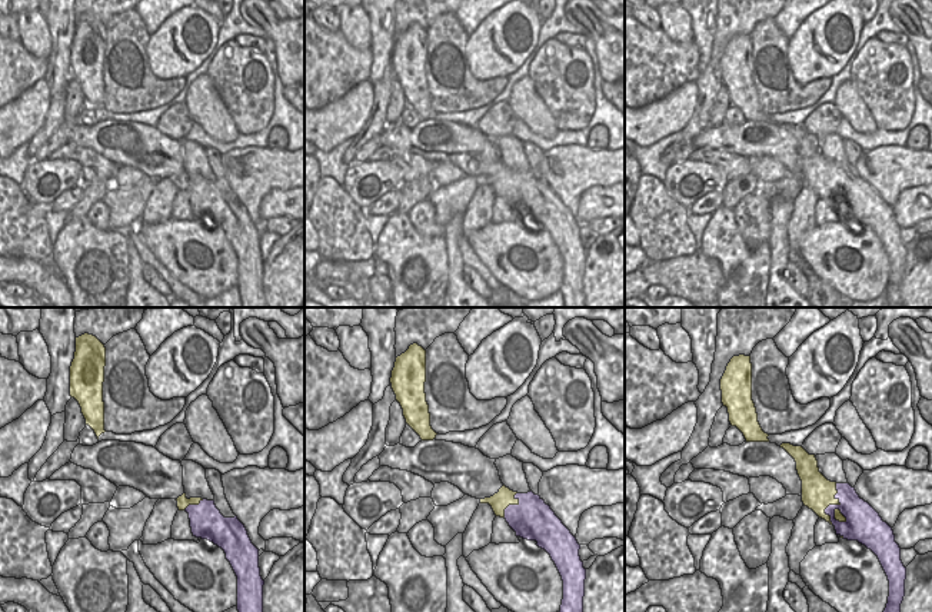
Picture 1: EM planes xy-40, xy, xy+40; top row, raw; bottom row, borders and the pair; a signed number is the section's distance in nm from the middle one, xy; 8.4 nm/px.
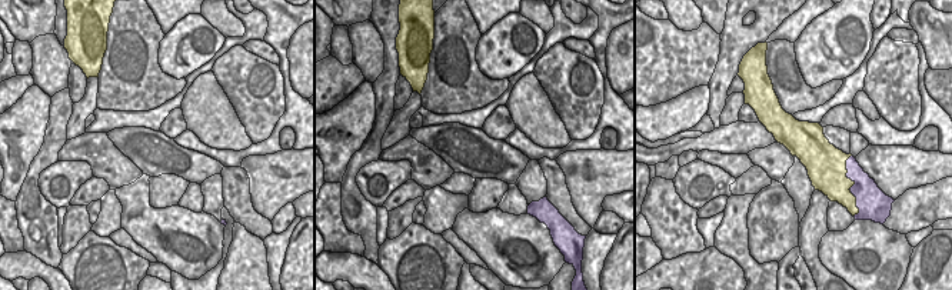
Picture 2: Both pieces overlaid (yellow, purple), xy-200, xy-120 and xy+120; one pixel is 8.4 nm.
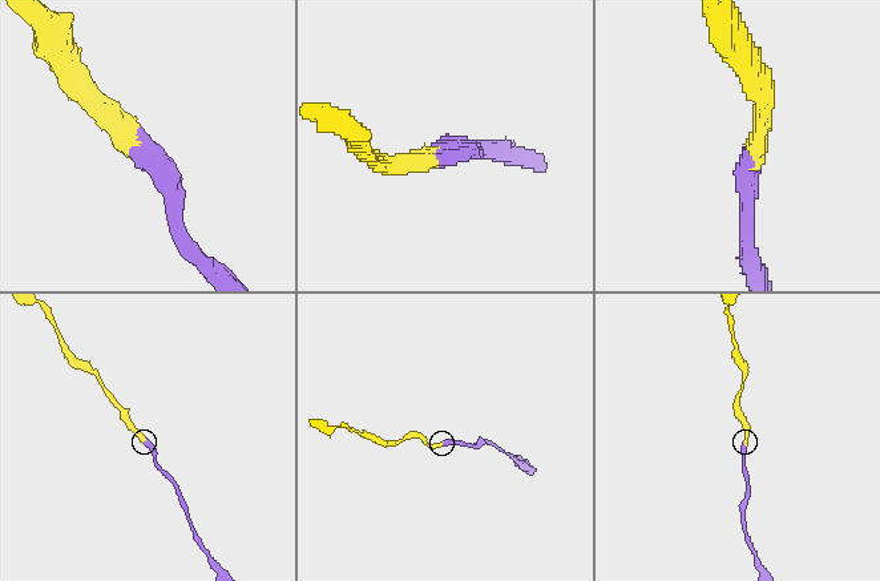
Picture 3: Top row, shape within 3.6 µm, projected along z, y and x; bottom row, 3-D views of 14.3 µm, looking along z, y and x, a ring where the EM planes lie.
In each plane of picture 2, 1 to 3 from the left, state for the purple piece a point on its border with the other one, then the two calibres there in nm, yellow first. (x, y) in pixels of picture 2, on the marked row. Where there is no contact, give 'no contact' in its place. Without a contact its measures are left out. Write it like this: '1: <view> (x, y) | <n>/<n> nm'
1: no contact
2: no contact
3: xy+120 (852, 184) | 320/260 nm

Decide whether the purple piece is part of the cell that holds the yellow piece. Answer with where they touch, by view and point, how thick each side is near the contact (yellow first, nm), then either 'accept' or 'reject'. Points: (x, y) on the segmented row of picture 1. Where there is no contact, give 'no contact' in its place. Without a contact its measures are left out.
contact xy+40 (834, 504); calibres 280 and 240 nm; accept

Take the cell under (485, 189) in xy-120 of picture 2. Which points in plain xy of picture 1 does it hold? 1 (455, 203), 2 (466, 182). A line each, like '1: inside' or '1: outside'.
1: outside
2: outside

